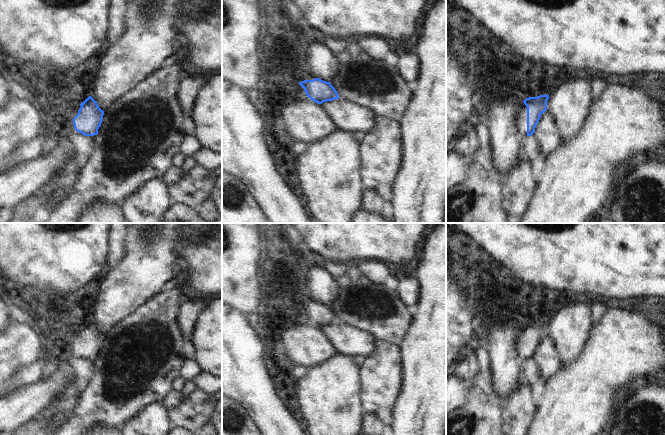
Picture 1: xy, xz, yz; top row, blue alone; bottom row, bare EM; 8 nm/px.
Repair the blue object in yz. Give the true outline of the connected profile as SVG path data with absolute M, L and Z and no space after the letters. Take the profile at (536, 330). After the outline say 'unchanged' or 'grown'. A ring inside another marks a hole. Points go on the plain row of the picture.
M549 319L529 321L523 325L519 337L514 340L516 357L520 362L533 359L541 338L547 334Z; grown

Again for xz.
M304 289L297 292L297 304L306 319L318 328L339 323L337 315L330 306L316 302L305 293Z; grown

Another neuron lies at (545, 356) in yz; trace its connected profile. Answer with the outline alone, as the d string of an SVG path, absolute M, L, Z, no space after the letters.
M541 338L533 360L537 363L539 372L545 383L552 379L560 370L556 349L550 338Z

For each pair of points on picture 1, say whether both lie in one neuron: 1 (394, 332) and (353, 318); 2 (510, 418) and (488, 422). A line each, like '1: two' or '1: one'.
1: one
2: two

